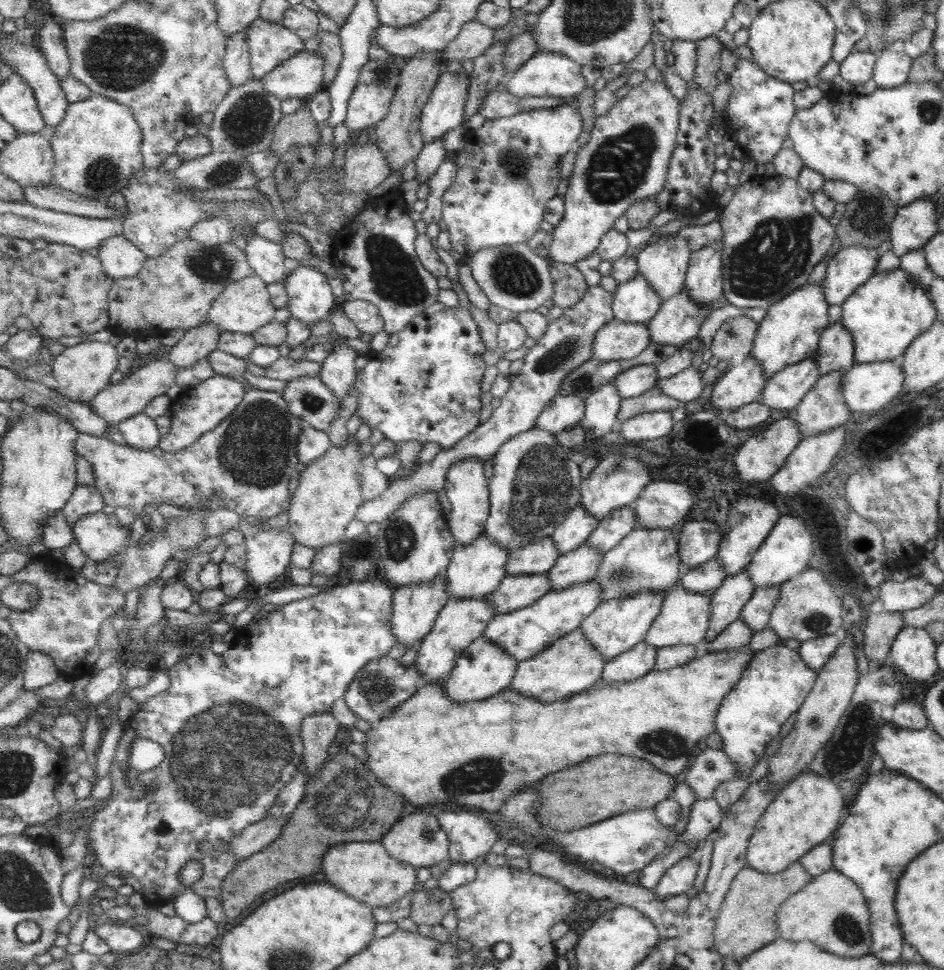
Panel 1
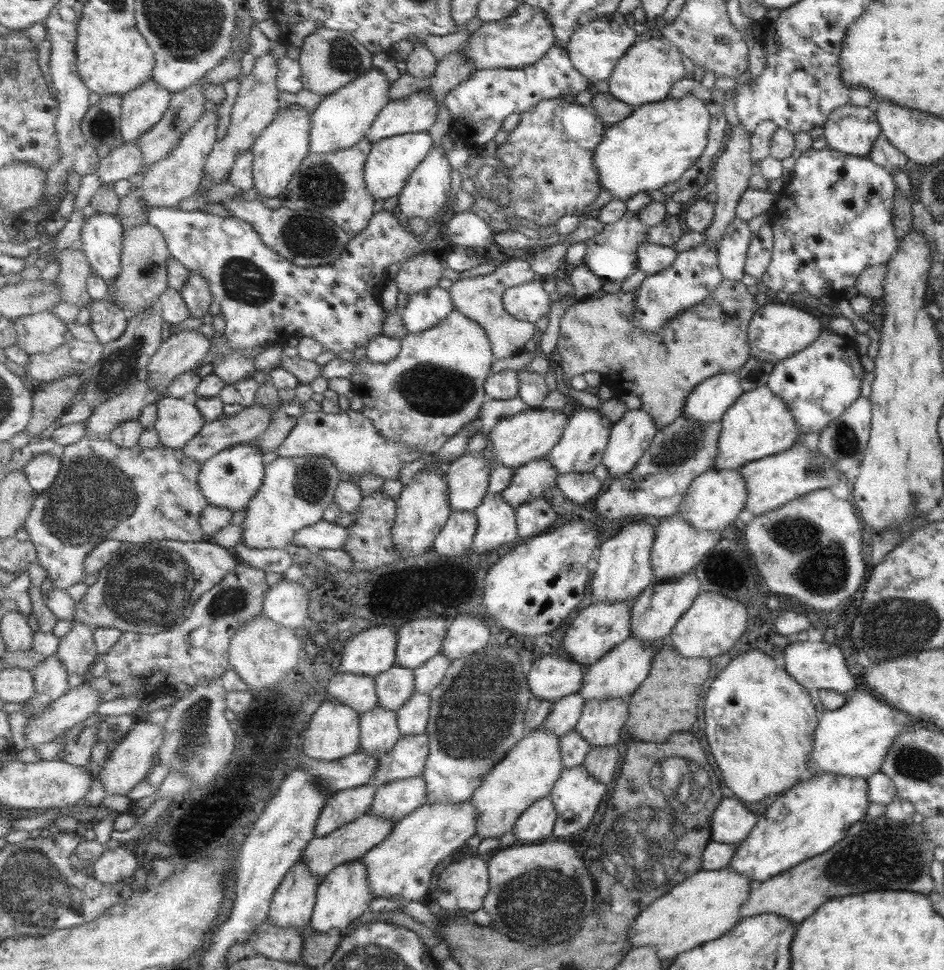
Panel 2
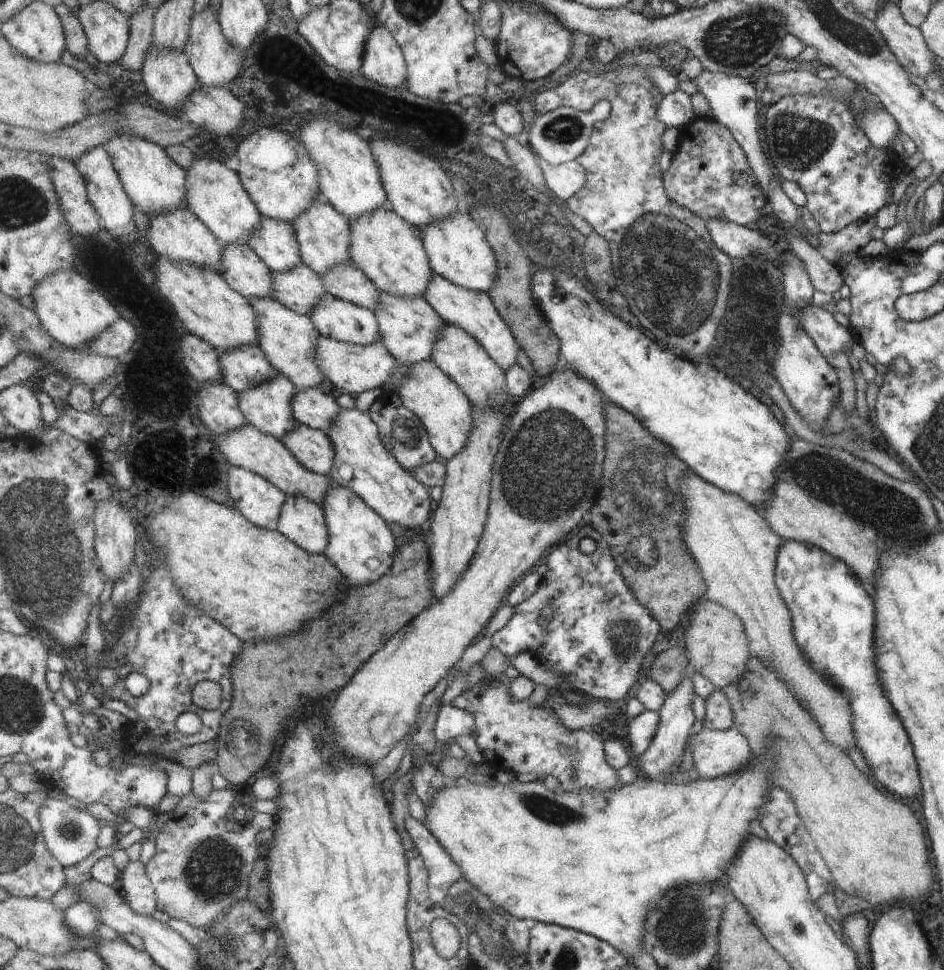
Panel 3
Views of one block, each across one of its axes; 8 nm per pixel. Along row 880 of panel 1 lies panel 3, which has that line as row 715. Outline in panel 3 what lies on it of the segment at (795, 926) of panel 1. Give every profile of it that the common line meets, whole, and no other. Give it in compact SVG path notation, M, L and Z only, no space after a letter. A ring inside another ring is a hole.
M691 469L687 470L685 478L677 480L679 493L683 494L683 500L685 500L685 534L683 534L685 538L683 538L683 542L689 548L689 552L693 554L693 559L696 560L697 567L700 568L704 578L705 599L719 603L740 619L740 622L744 624L745 635L748 636L750 657L757 658L764 668L773 672L773 675L786 686L788 692L796 698L800 706L815 720L823 738L829 744L841 748L846 754L847 750L855 745L853 732L851 732L851 712L849 712L847 700L839 694L837 688L823 682L823 678L819 678L801 656L792 636L789 612L771 582L775 572L777 550L783 544L783 540L769 528L769 524L755 510L752 510L749 504L745 504L737 496L721 491L711 483L705 482Z

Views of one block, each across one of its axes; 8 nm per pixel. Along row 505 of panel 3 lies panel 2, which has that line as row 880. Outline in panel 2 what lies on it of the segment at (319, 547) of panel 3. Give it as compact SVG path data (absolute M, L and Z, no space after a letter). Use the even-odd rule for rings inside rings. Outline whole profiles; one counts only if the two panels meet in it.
M300 860L277 888L268 917L273 925L301 930L310 924L321 882L310 870Z

